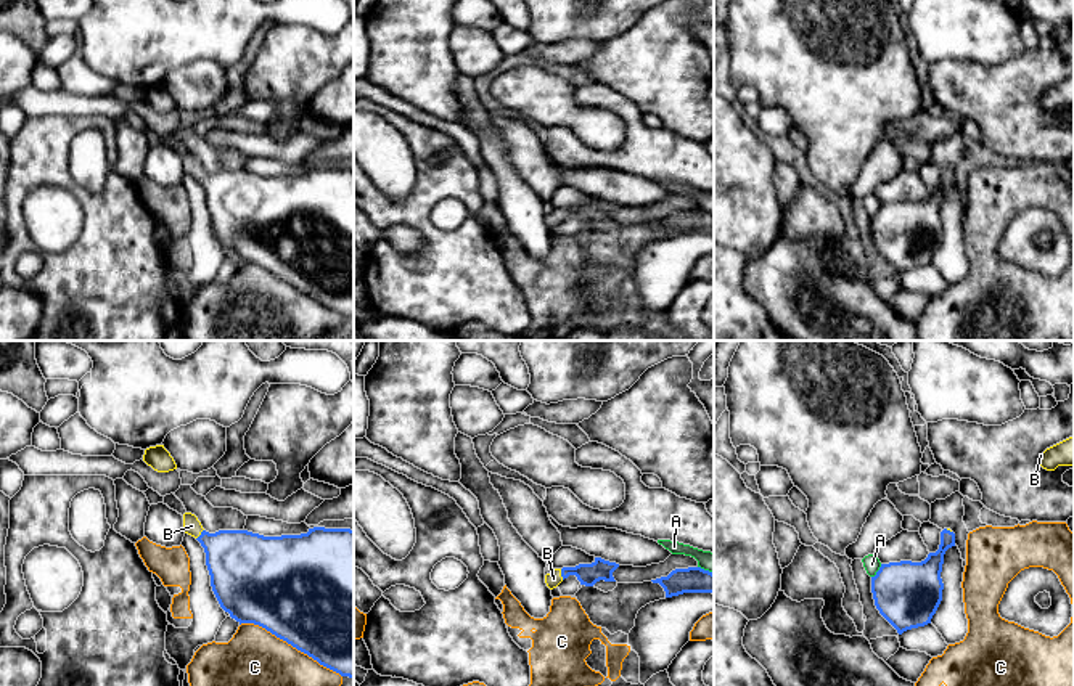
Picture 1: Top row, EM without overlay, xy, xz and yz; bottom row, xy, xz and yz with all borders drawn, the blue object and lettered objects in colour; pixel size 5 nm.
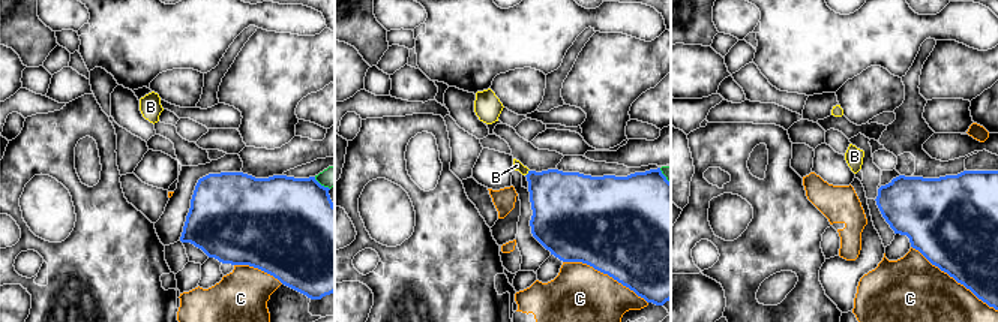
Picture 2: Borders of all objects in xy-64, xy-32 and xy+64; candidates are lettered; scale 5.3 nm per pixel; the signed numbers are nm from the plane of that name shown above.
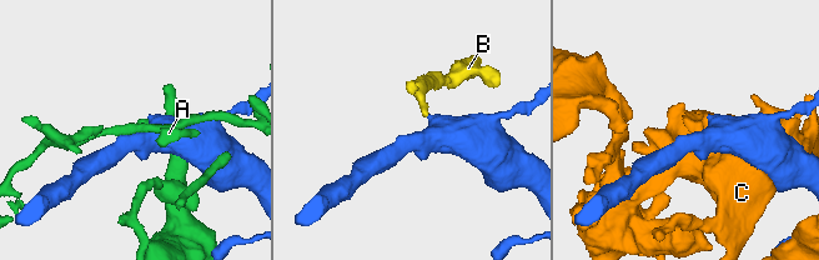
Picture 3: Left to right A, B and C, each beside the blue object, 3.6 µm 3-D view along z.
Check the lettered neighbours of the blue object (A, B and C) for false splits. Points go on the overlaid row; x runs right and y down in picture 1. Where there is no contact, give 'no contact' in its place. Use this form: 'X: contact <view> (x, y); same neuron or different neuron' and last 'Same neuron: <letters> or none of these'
A: contact yz (878, 571); different neuron
B: contact xz (561, 574); same neuron
C: contact xy (291, 645); different neuron
Same neuron: B

